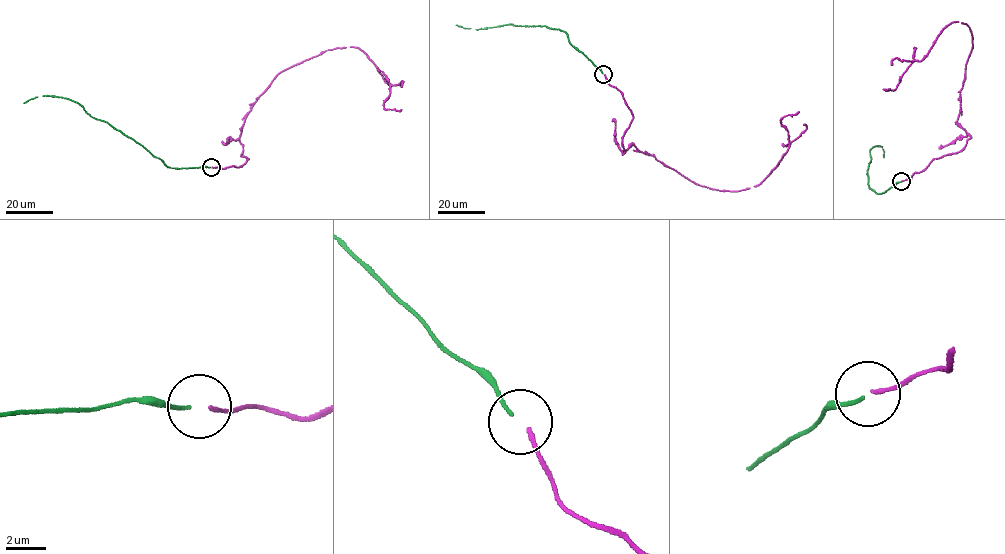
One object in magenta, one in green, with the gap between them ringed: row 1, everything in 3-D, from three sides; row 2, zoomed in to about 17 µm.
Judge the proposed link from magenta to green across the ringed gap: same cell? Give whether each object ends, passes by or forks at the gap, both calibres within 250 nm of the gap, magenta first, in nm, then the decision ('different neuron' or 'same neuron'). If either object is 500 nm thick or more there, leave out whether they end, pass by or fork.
magenta ends; green ends; calibres 200 and 170 nm; same neuron

